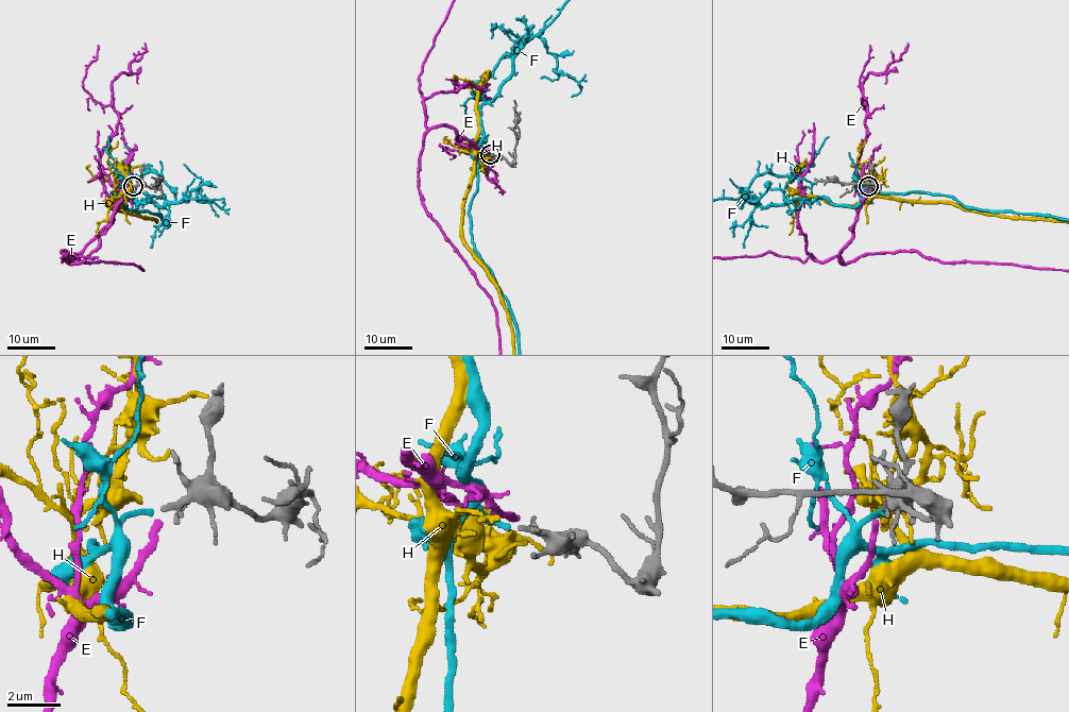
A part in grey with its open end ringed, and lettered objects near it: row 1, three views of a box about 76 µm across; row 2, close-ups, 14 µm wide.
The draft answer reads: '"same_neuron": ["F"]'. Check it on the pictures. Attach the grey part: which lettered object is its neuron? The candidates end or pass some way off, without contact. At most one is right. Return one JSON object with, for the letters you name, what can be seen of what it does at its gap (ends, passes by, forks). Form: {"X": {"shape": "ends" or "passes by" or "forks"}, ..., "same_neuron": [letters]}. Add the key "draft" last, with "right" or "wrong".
{"E": {"shape": "ends"}, "same_neuron": ["E"], "draft": "wrong"}

